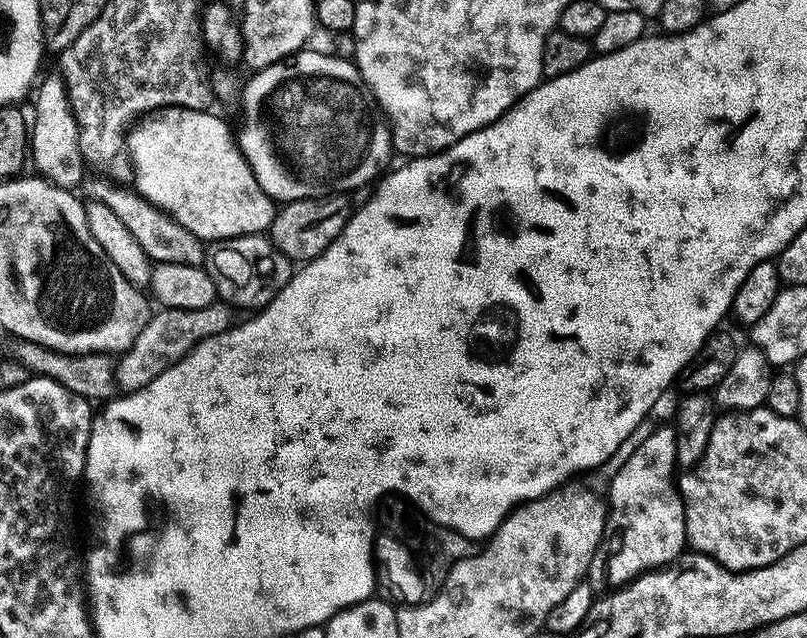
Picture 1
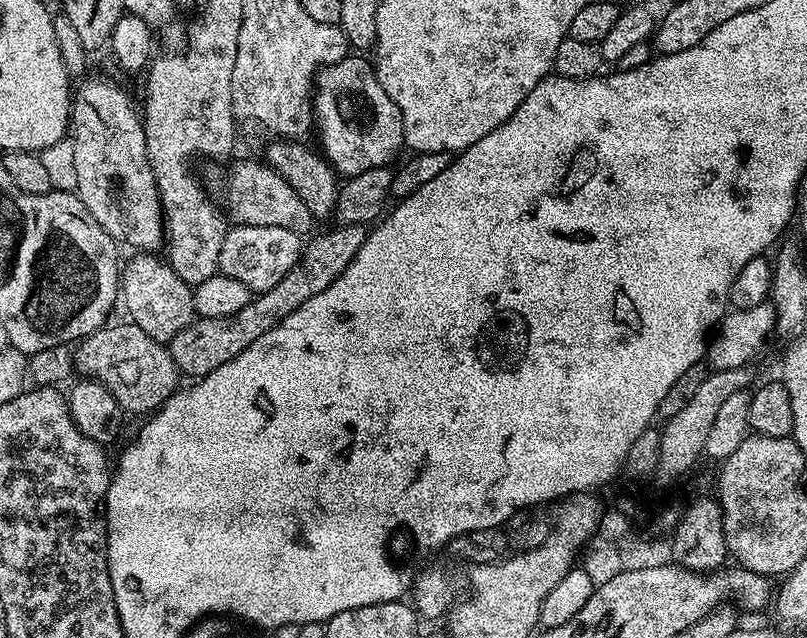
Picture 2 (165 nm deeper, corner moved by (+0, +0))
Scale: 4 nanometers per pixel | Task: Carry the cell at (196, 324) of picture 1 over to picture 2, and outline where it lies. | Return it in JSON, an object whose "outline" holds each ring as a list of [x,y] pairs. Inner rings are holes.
{"outline":[[[340,224],[328,232],[328,236],[316,236],[312,241],[303,245],[297,264],[288,271],[285,276],[270,290],[253,295],[238,314],[226,314],[226,318],[196,318],[187,324],[178,334],[174,334],[172,340],[167,341],[168,354],[177,369],[184,372],[188,378],[199,378],[210,374],[218,366],[230,362],[242,350],[246,350],[262,334],[269,332],[274,326],[278,326],[302,302],[310,302],[314,294],[322,294],[322,290],[329,288],[346,270],[358,254],[362,242],[366,242],[369,229],[362,224]]]}

